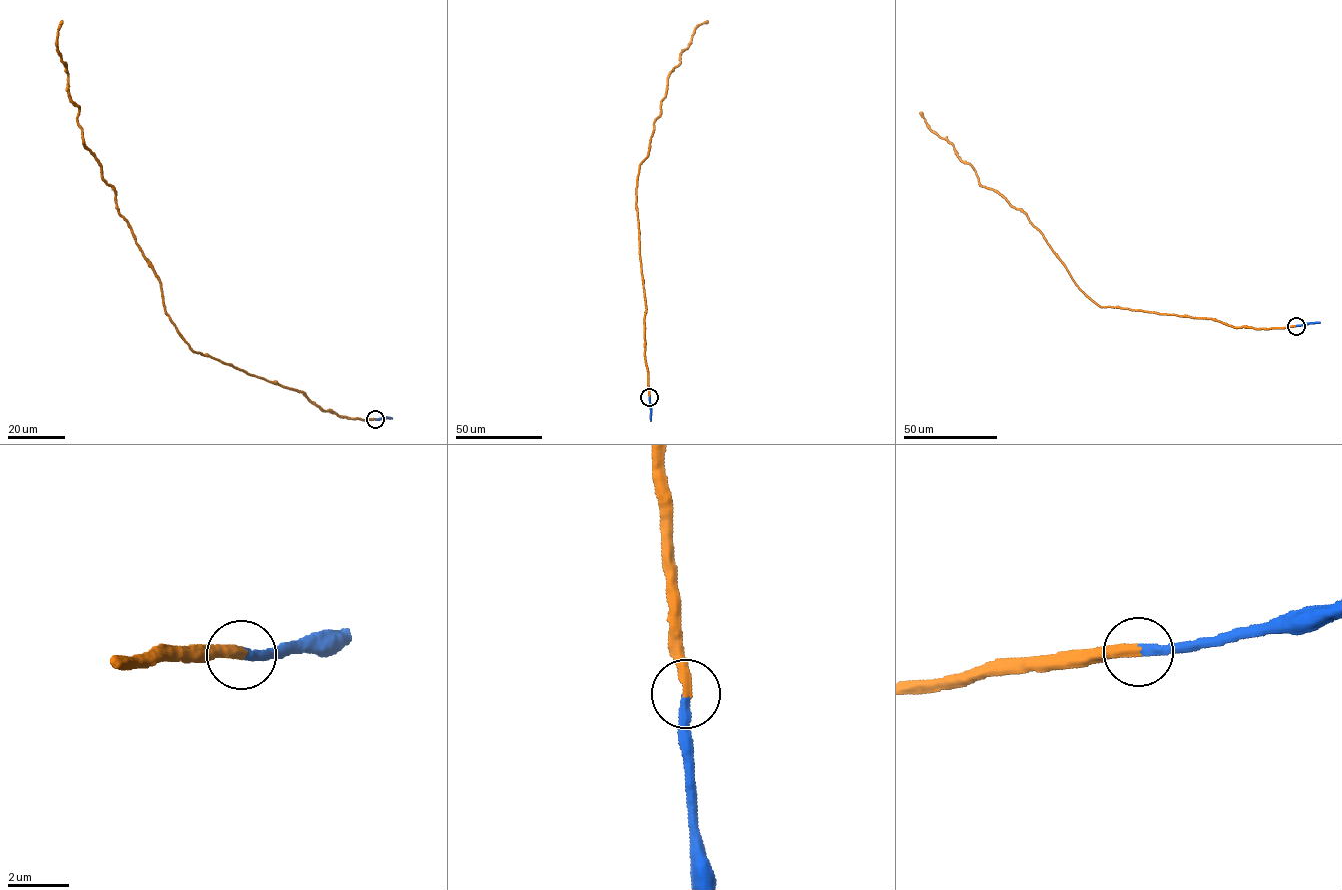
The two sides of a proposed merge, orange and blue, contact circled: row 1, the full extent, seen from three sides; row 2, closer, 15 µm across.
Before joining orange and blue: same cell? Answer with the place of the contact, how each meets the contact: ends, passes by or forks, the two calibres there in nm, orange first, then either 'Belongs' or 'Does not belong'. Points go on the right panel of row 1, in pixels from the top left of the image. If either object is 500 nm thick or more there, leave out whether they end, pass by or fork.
Place: (1296, 326). At the ring orange ends. At the ring blue ends. Thickness 320 nm (orange) against 280 nm. Belongs

